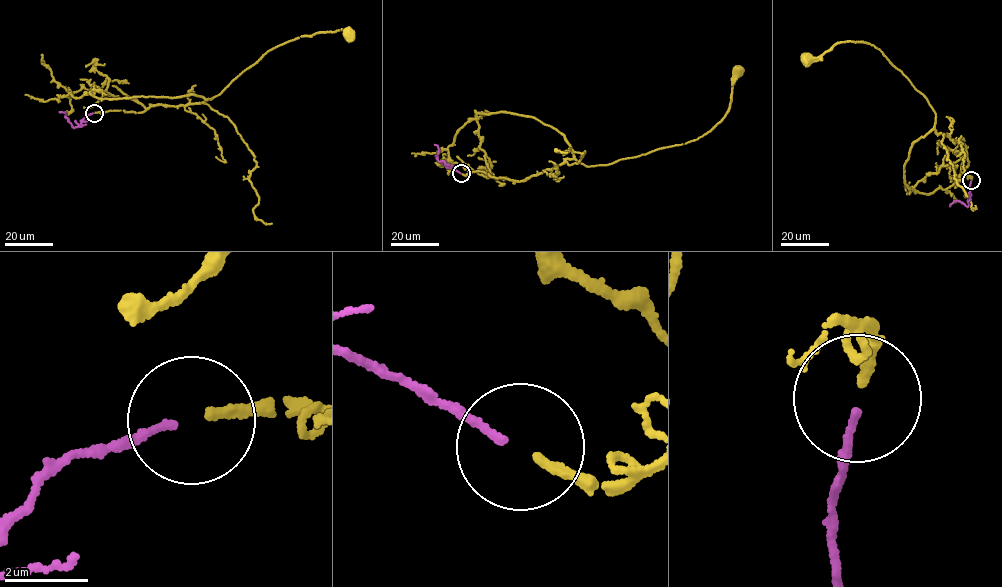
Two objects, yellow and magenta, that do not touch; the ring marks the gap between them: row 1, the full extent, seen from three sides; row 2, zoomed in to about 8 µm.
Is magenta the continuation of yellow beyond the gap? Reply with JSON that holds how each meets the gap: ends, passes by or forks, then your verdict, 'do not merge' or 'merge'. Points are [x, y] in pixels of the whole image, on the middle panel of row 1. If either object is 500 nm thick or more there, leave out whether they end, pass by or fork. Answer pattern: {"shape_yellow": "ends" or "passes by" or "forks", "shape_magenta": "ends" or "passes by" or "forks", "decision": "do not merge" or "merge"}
{"shape_yellow": "ends", "shape_magenta": "ends", "decision": "merge"}

